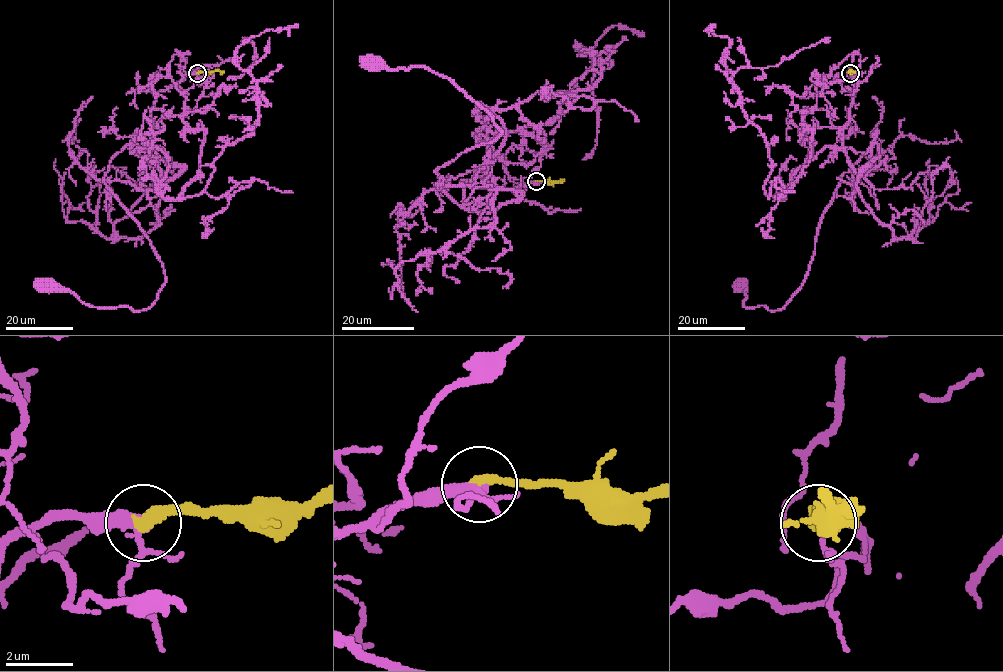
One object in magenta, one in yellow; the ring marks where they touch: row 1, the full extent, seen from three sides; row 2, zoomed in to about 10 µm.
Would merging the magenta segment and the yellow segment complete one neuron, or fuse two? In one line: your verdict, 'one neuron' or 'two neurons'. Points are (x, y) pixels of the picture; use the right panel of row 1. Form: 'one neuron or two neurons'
one neuron

